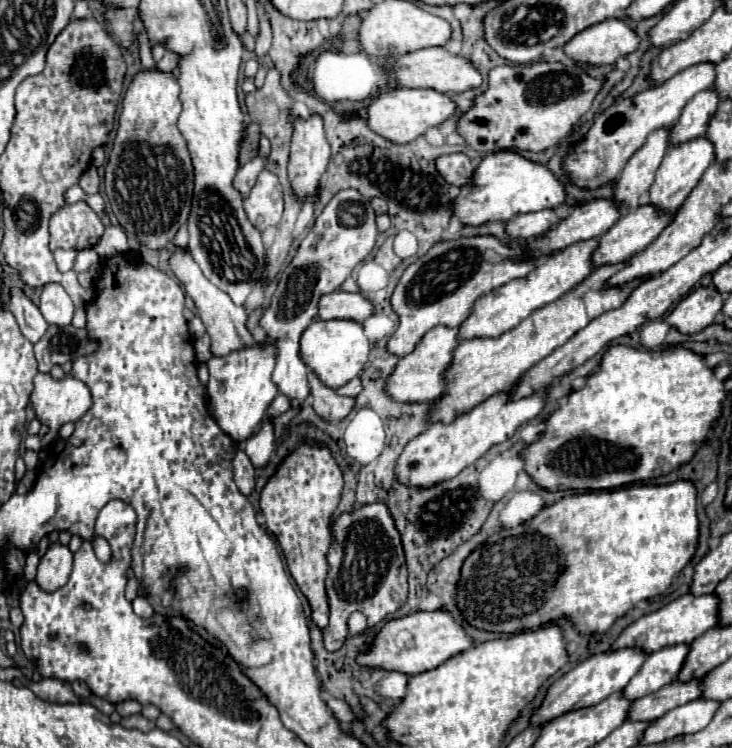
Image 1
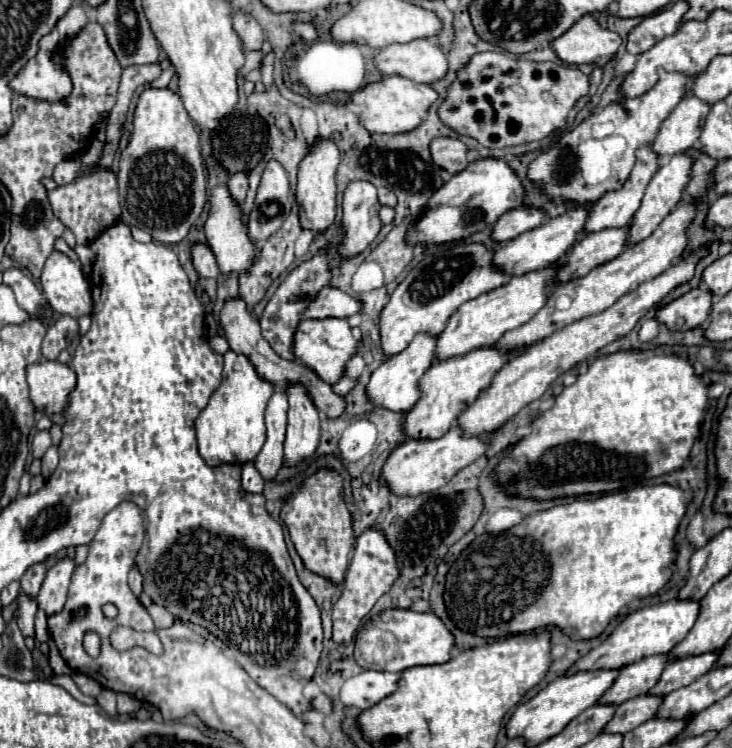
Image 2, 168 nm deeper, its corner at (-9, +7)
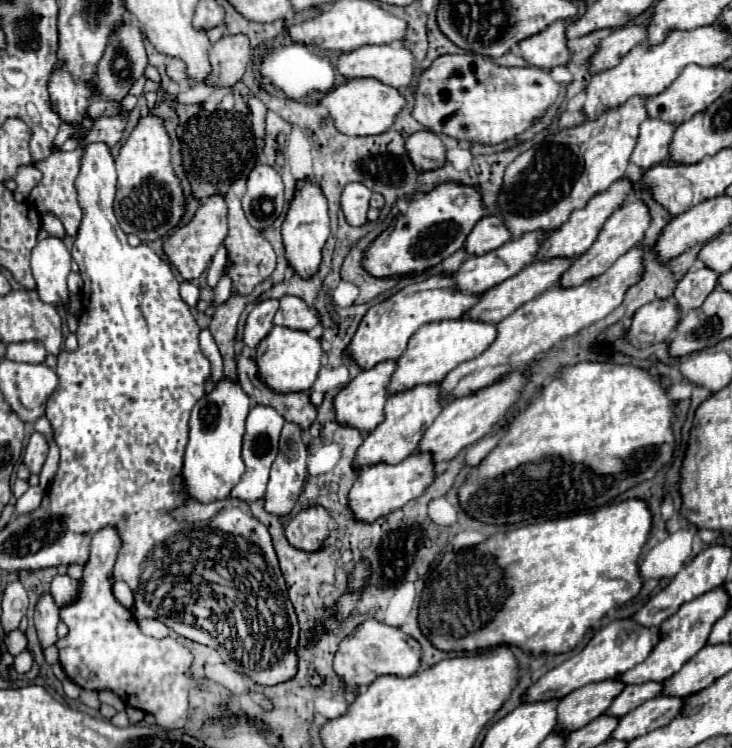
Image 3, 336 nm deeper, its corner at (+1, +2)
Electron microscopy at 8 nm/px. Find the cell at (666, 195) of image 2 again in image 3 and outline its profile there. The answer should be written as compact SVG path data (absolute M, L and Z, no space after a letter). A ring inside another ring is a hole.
M641 200L621 206L619 210L615 210L611 214L609 222L605 222L605 226L601 228L597 242L593 242L593 246L585 254L577 256L577 262L573 262L573 266L569 266L569 274L565 274L565 278L561 278L561 282L557 282L557 284L559 286L581 286L581 282L587 282L589 278L597 278L597 274L603 274L621 254L625 254L627 250L631 250L633 246L637 246L643 240L647 226L649 226L649 208Z

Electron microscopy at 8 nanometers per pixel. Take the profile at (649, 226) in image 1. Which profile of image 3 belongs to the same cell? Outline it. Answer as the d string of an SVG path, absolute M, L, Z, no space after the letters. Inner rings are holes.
M553 258L547 262L533 262L529 266L525 266L525 270L521 270L519 274L515 274L513 278L507 278L505 282L493 286L491 290L485 292L485 298L481 298L481 302L477 302L477 306L473 306L473 310L467 310L465 314L469 314L469 318L481 318L481 322L501 322L503 318L507 318L511 312L515 312L519 306L523 306L525 302L537 298L539 294L543 294L545 290L553 288L557 284L557 280L561 278L561 274L571 266L571 260L567 258Z

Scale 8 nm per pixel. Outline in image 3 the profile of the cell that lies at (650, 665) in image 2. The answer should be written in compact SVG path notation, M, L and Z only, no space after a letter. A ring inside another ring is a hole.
M605 680L587 684L567 696L561 698L557 704L557 730L573 732L595 720L597 716L605 714L613 698L625 688L619 680Z

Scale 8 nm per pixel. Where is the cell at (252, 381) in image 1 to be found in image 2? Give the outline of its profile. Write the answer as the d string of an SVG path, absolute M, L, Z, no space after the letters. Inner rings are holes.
M227 351L223 357L223 381L195 421L199 453L213 467L221 463L253 461L265 441L265 407L275 393L275 385L259 377L247 355Z

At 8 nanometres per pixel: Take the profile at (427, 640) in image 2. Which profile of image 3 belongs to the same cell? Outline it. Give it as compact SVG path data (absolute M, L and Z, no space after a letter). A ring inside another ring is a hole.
M377 620L361 622L351 636L345 636L333 660L333 670L347 686L369 686L381 674L411 676L419 670L421 646L411 636L403 634L399 628L391 628Z

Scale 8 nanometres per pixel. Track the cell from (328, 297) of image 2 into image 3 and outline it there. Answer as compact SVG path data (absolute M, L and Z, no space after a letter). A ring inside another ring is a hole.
M283 296L279 298L279 310L273 318L273 324L293 328L293 330L309 330L319 322L319 314L315 308L309 308L301 298Z

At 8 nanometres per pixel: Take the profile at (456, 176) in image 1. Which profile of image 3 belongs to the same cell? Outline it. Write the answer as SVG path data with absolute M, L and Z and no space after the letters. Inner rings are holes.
M421 130L405 140L405 150L411 162L421 170L435 170L445 164L445 146L435 132Z

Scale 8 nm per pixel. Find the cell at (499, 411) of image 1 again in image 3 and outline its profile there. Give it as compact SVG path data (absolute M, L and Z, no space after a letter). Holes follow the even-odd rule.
M411 454L409 458L405 458L395 466L381 462L363 468L357 474L355 484L349 490L349 508L353 512L353 518L357 518L359 522L375 522L377 518L383 518L385 514L391 514L393 510L405 506L409 500L421 496L431 482L433 482L433 460L429 454Z

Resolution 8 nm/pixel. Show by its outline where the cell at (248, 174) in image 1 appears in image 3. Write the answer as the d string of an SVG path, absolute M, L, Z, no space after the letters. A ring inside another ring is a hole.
M211 196L199 206L199 210L195 212L195 216L191 218L189 224L179 226L173 234L169 234L163 240L163 252L165 252L167 260L171 260L171 266L177 268L177 272L185 280L193 280L205 272L209 260L213 260L213 256L219 250L219 246L223 244L225 236L227 236L227 204L225 204L223 196Z

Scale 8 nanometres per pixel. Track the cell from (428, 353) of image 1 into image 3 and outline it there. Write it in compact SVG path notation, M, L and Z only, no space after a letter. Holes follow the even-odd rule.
M393 360L381 362L381 364L373 366L371 370L361 370L357 374L357 378L353 378L345 388L341 388L339 394L333 398L337 422L341 422L341 426L353 426L355 430L361 430L361 432L375 430L375 426L379 426L379 422L383 420L383 406L385 406L385 400L389 396L385 386L387 386L393 370L395 370Z

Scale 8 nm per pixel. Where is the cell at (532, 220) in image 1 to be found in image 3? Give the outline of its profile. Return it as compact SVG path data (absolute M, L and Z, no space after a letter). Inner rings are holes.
M483 216L471 230L465 242L465 252L469 256L481 256L491 250L497 250L499 246L509 242L509 238L511 234L499 216Z

